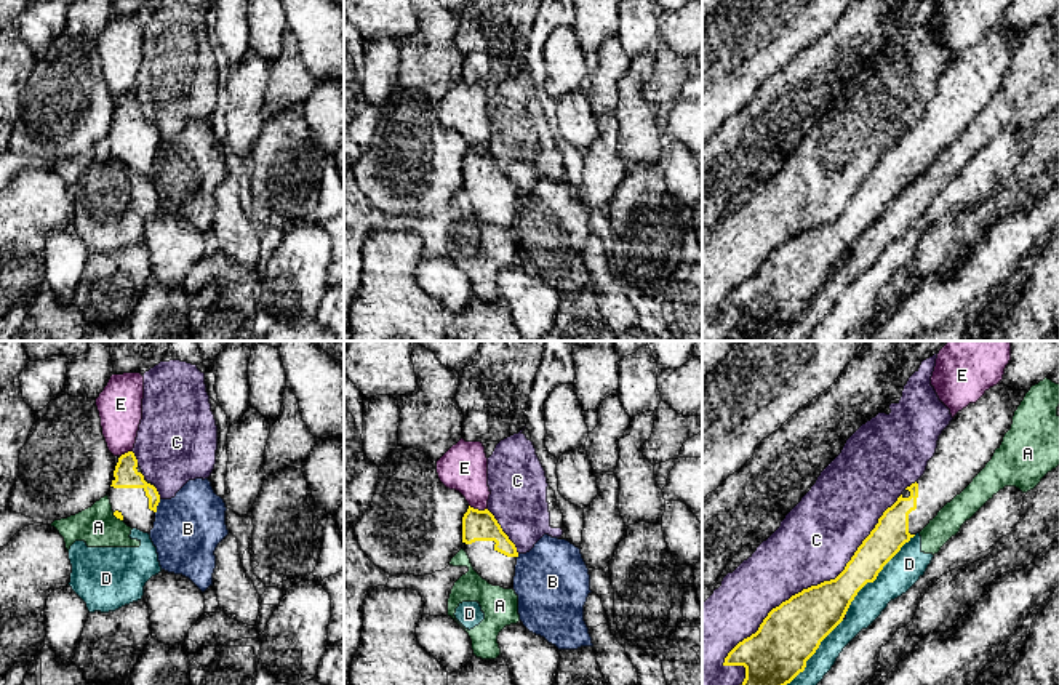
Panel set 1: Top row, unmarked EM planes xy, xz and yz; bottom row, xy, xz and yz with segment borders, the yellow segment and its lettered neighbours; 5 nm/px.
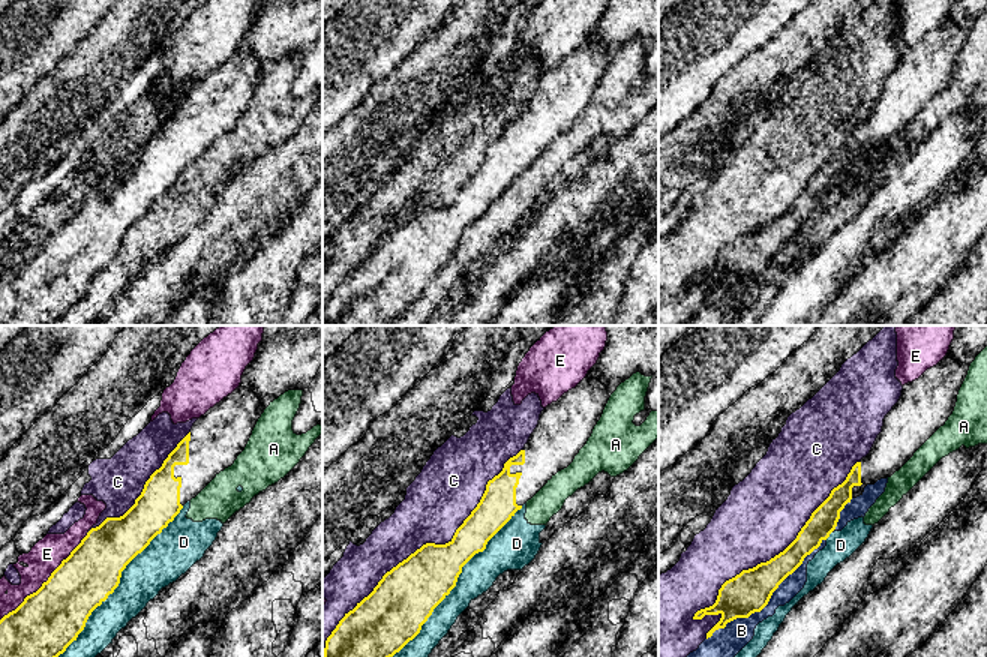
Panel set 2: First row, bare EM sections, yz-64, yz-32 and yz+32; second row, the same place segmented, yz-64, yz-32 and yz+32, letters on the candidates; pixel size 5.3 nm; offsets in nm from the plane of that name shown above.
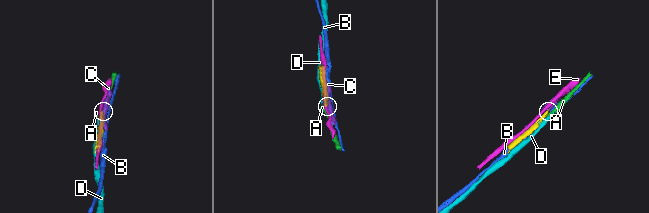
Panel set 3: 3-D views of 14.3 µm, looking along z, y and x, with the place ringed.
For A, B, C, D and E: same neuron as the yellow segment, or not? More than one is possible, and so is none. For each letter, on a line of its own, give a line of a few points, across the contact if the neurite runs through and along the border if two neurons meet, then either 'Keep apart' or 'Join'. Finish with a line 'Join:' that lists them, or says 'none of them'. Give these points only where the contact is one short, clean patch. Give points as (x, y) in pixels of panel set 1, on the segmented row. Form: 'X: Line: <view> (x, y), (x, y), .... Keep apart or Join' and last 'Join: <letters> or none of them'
A: Line: xy (112, 512), (122, 520). Keep apart
B: Keep apart
C: Keep apart
D: Keep apart
E: Keep apart
Join: none of them

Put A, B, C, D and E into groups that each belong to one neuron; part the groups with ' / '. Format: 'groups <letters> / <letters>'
groups A D / B / C / E

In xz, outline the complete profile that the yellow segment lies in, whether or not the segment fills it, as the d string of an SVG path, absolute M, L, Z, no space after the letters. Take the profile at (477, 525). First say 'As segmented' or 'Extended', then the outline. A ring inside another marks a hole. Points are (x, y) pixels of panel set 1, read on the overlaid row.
Extended. M469 506L462 517L462 549L474 570L493 586L514 589L517 547L494 515Z

